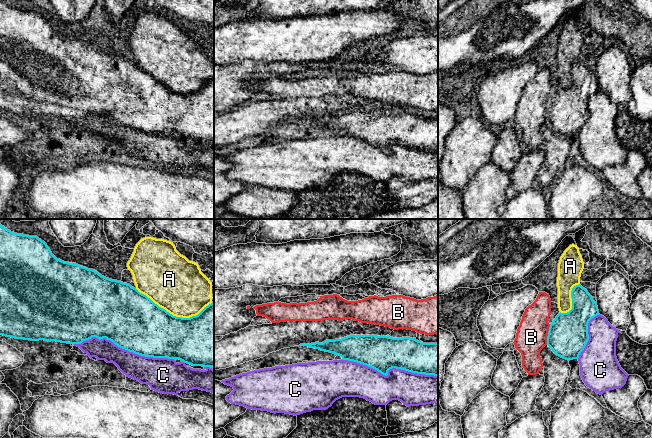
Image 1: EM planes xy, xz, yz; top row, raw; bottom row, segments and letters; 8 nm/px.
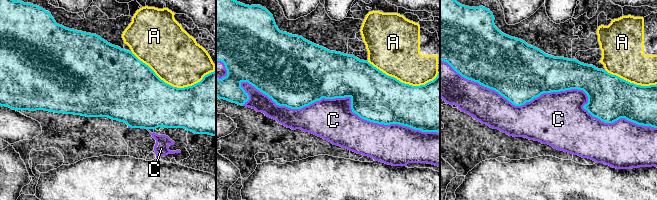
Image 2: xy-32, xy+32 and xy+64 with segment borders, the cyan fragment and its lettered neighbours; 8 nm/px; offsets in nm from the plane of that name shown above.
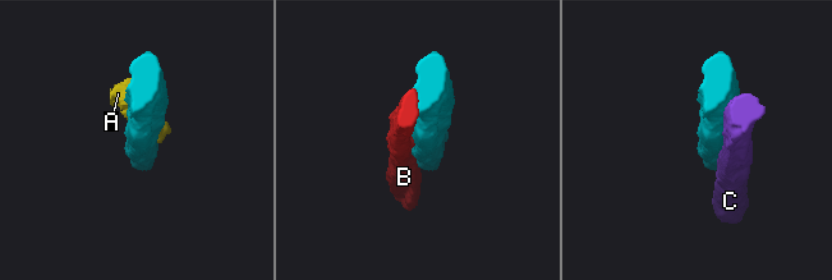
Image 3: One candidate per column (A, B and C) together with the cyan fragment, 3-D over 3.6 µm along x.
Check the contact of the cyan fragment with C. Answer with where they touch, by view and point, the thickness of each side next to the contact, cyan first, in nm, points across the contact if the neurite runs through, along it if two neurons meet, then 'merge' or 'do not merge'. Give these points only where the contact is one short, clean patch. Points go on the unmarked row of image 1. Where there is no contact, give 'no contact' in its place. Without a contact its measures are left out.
xy (124, 124) | 460/220 nm | do not merge

